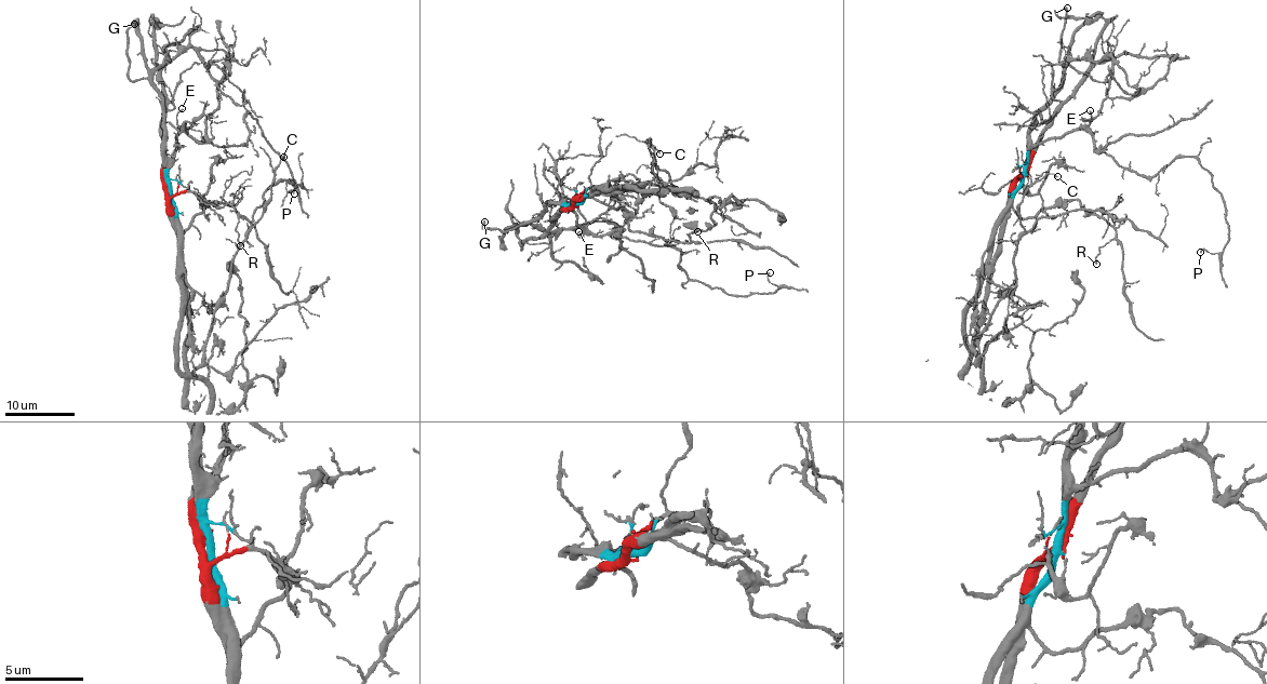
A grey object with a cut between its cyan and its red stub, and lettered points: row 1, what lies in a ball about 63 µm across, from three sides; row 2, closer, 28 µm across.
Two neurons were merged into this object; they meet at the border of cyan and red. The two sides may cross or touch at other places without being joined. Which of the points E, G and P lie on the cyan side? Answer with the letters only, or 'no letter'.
E, G, P

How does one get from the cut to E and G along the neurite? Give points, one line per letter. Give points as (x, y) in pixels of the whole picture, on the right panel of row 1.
E: (1024, 175), (1029, 149), (1083, 128), (1092, 119), (1090, 110)
G: (1024, 175), (1027, 128), (1061, 79), (1066, 8)

